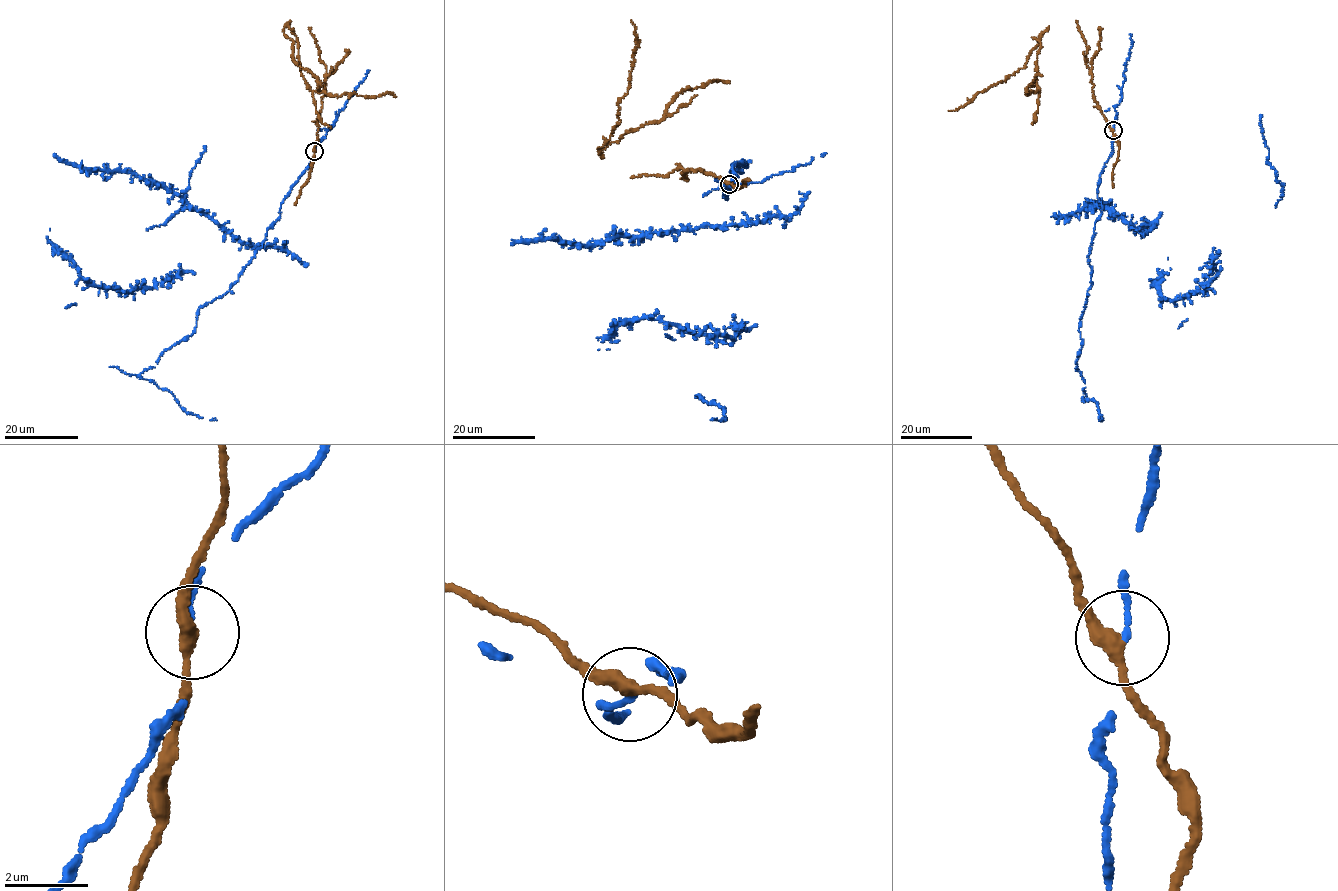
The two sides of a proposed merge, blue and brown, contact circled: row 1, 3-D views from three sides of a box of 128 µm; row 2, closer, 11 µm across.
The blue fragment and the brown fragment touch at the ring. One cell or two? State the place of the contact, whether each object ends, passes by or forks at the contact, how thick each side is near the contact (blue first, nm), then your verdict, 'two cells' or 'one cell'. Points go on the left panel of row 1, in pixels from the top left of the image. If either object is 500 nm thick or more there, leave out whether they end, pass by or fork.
at (314, 151); blue ends there; brown passes by; 120 nm thick on the blue side, 300 nm on the other; two cells

